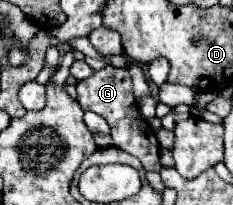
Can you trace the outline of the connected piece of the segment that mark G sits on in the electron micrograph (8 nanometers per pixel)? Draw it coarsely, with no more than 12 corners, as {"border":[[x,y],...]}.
{"border":[[105,65],[77,83],[105,117],[113,147],[161,171],[159,141],[139,113],[129,71]]}

